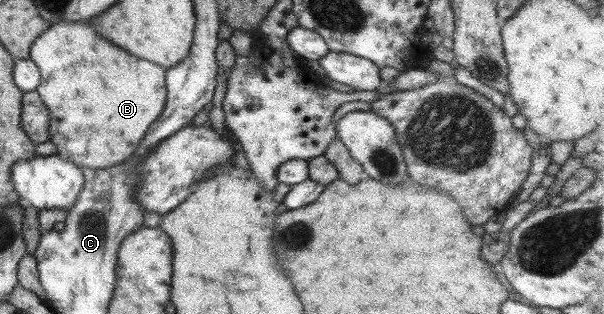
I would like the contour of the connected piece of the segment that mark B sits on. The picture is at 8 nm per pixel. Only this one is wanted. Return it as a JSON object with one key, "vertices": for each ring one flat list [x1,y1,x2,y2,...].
{"vertices":[[62,21,49,26,30,45,29,58,39,71,41,80,35,92,49,110,49,141,56,146,56,157,70,161,80,169,102,169,128,160,148,126,165,106,165,69,124,53,124,49,98,37,88,22]]}

